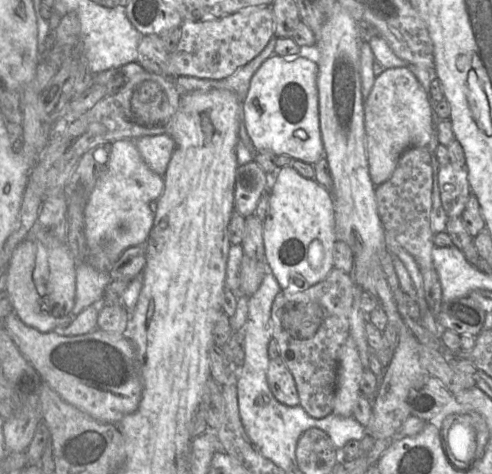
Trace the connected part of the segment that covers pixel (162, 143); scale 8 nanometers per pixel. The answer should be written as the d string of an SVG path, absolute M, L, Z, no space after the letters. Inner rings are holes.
M168 134L143 136L133 140L149 168L164 176L175 149L175 142Z

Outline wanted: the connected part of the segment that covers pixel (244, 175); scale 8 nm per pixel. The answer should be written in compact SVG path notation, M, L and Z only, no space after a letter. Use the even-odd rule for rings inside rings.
M256 161L239 166L234 187L234 210L244 217L255 215L261 196L268 191L268 174Z

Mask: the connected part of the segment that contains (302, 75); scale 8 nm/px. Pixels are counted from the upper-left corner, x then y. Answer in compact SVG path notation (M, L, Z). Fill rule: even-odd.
M273 54L253 75L241 105L241 119L255 152L268 151L276 156L288 155L314 165L324 158L319 123L316 63L299 57L287 61Z

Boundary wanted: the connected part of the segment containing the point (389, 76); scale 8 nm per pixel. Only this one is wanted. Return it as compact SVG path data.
M397 67L376 76L363 105L369 174L379 186L390 179L406 149L428 146L435 133L431 99L408 67Z

